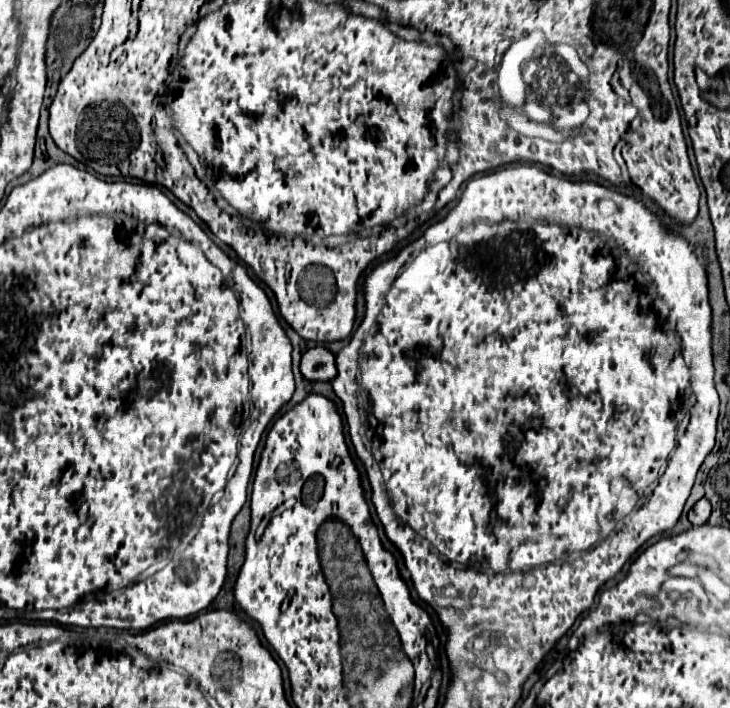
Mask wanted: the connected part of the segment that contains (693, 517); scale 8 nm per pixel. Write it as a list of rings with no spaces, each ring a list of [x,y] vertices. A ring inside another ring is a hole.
[[[702,498],[702,500],[698,500],[698,502],[692,506],[692,510],[688,512],[688,520],[690,520],[694,526],[702,526],[702,524],[708,522],[708,518],[710,518],[710,502],[708,502],[706,498]]]

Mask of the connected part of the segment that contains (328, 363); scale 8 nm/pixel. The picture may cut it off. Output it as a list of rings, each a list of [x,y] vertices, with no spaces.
[[[324,346],[310,348],[310,350],[302,356],[300,370],[302,370],[304,378],[306,378],[306,380],[312,380],[312,382],[332,380],[332,376],[338,374],[336,356],[334,356],[328,348],[324,348]]]

